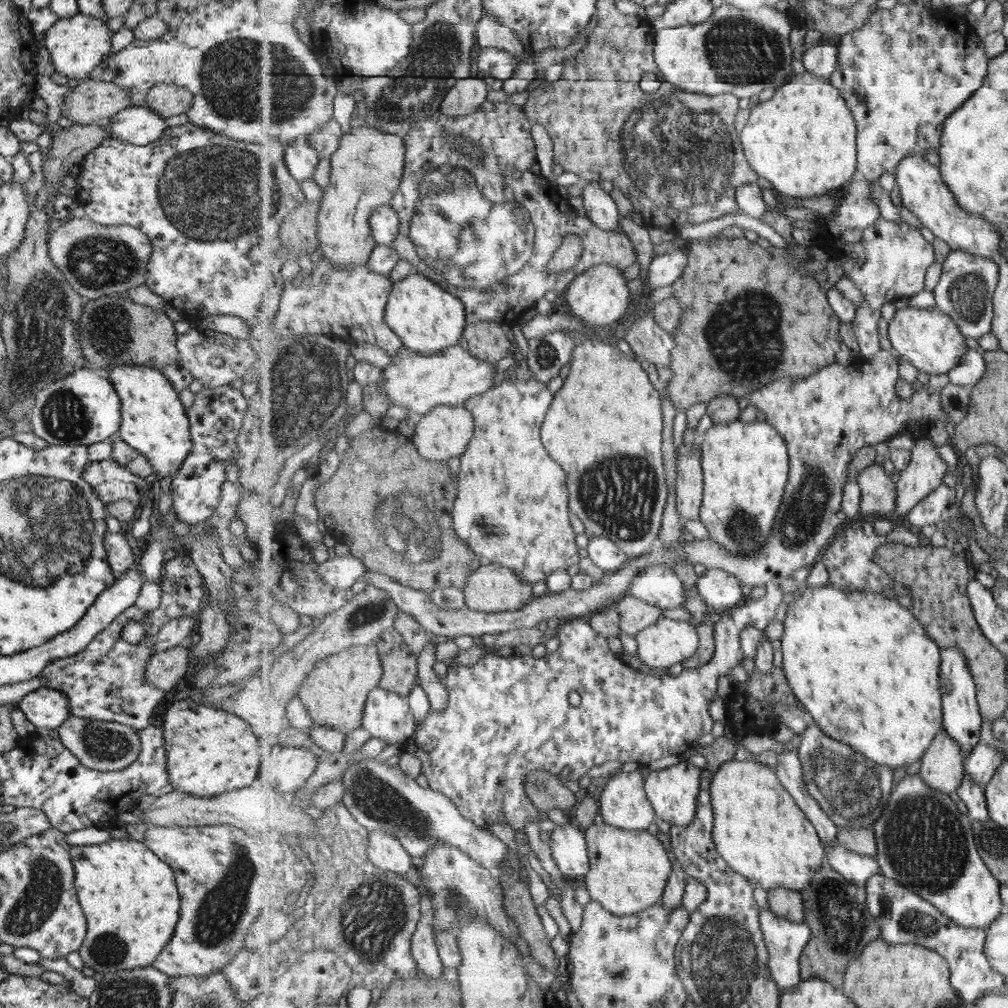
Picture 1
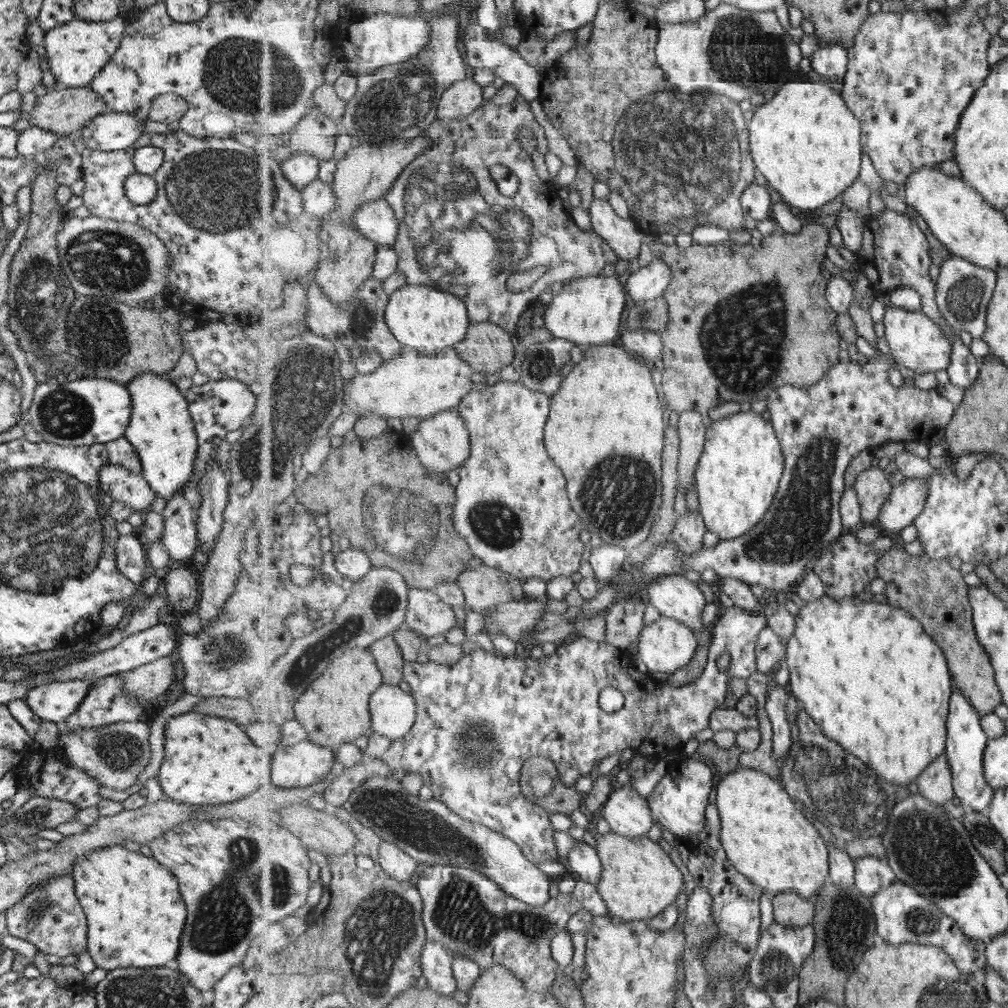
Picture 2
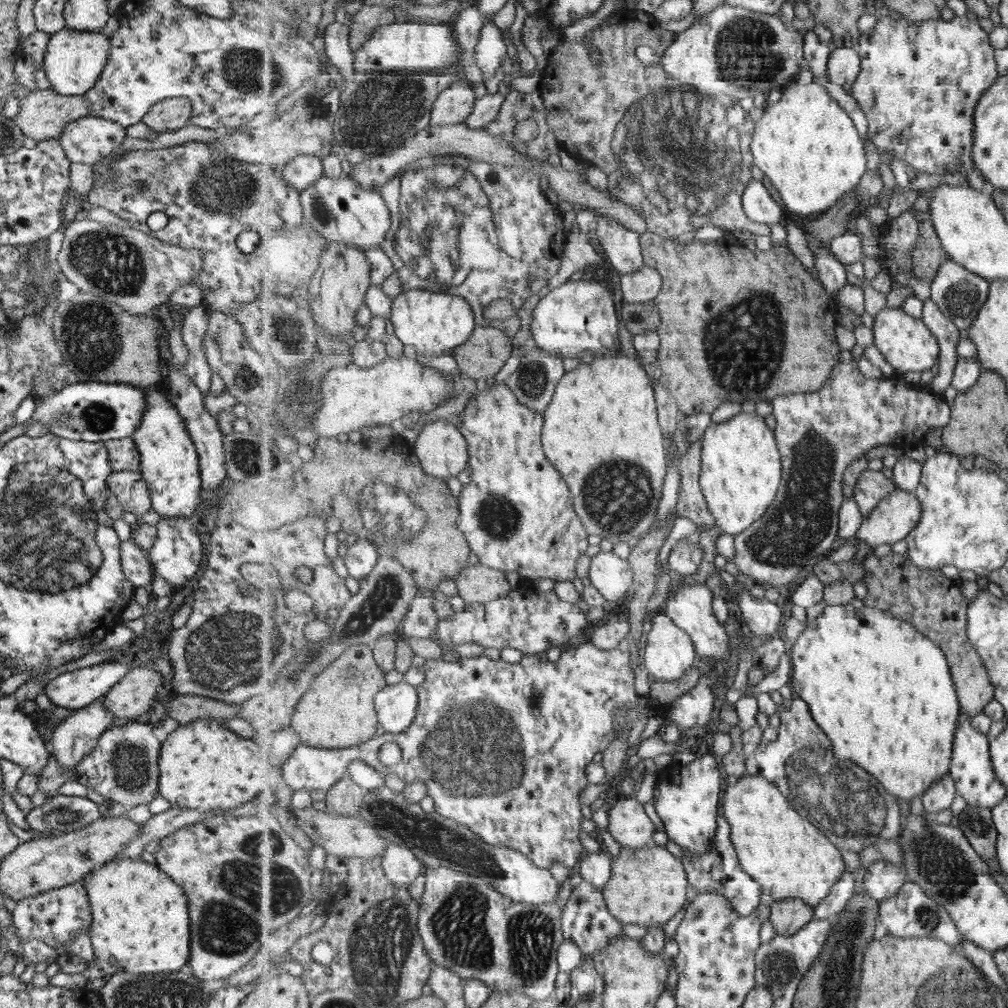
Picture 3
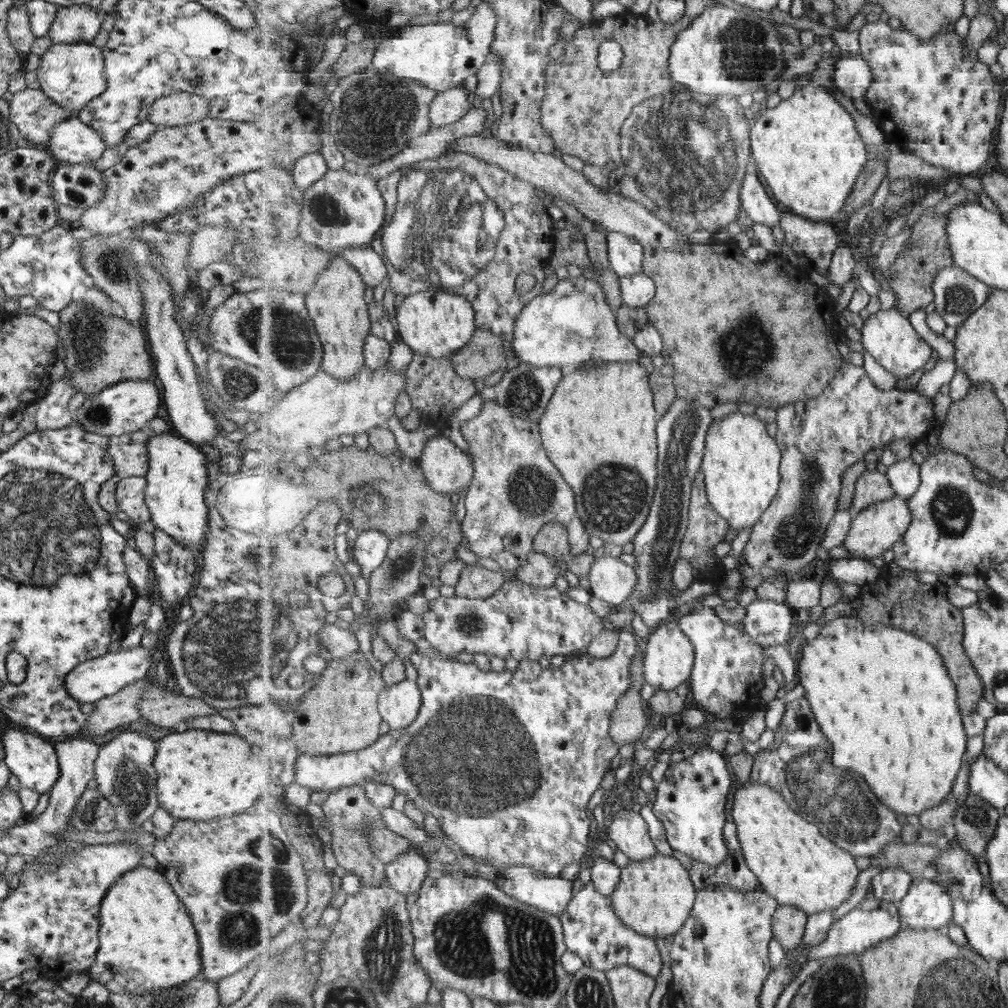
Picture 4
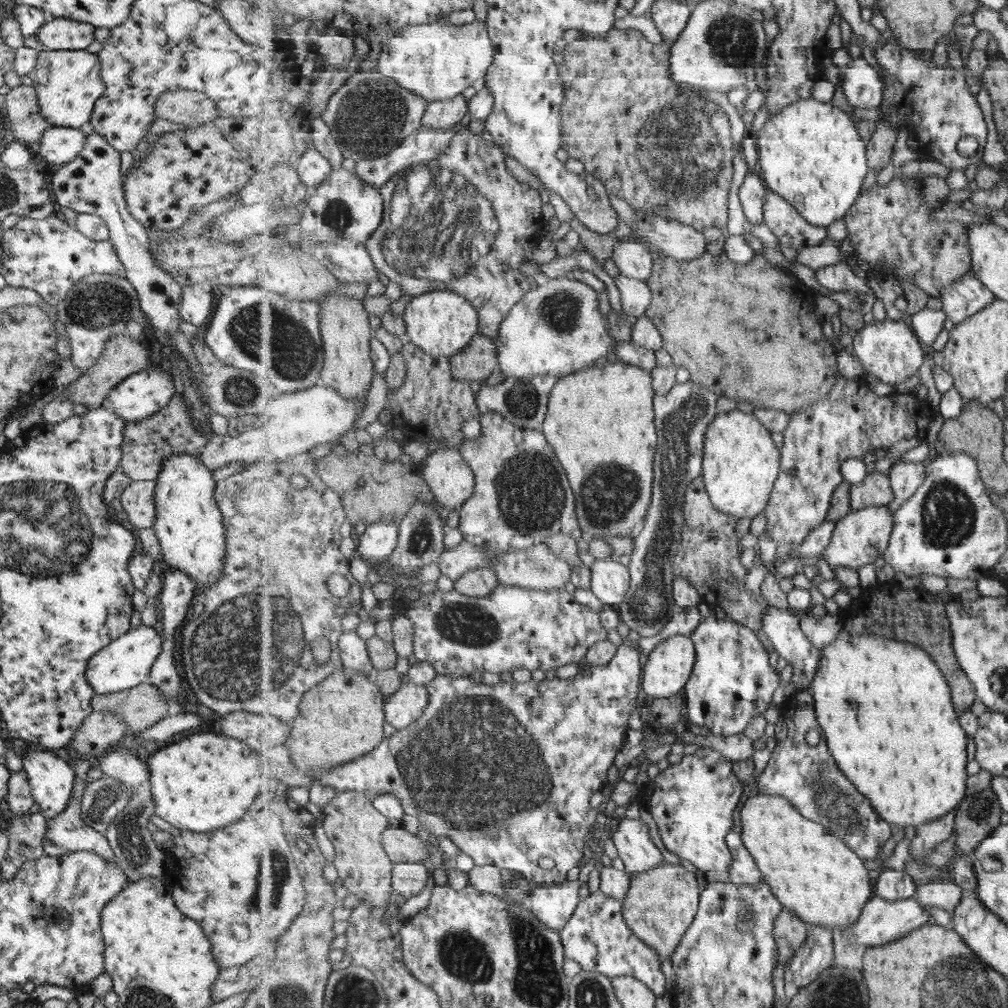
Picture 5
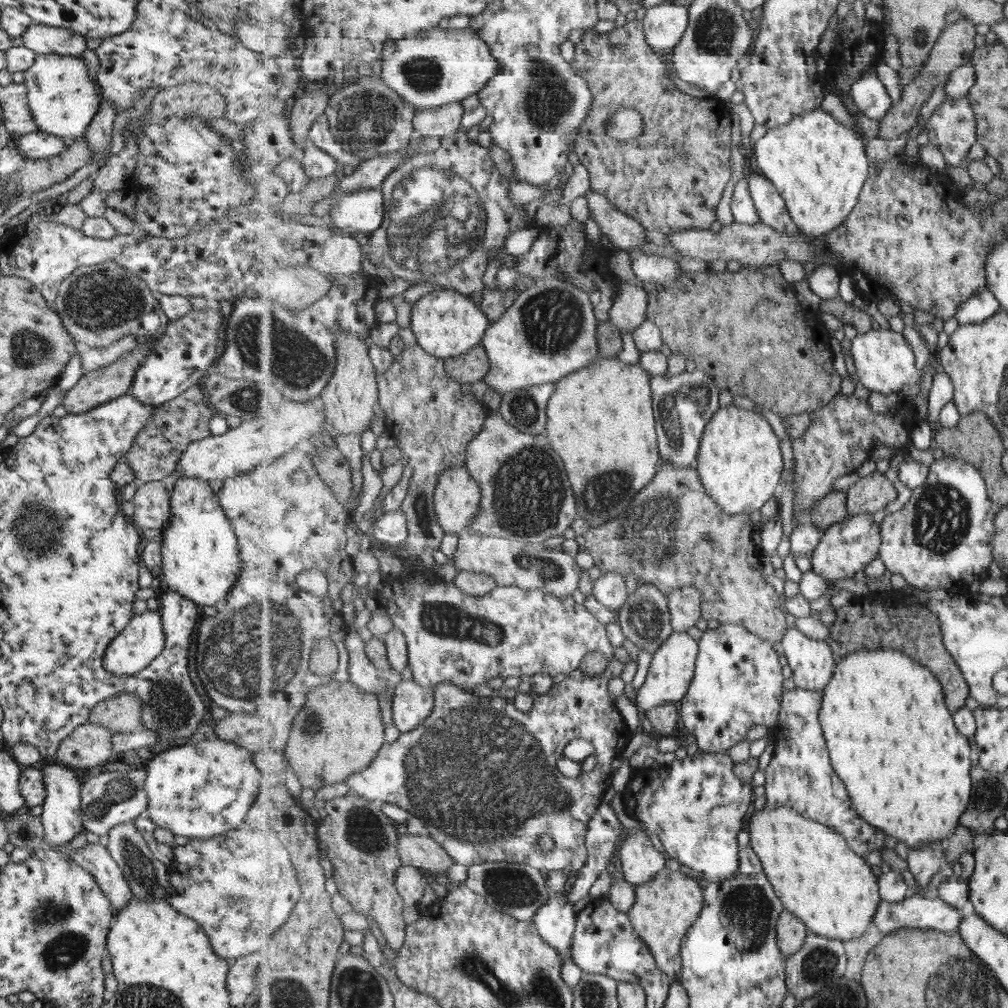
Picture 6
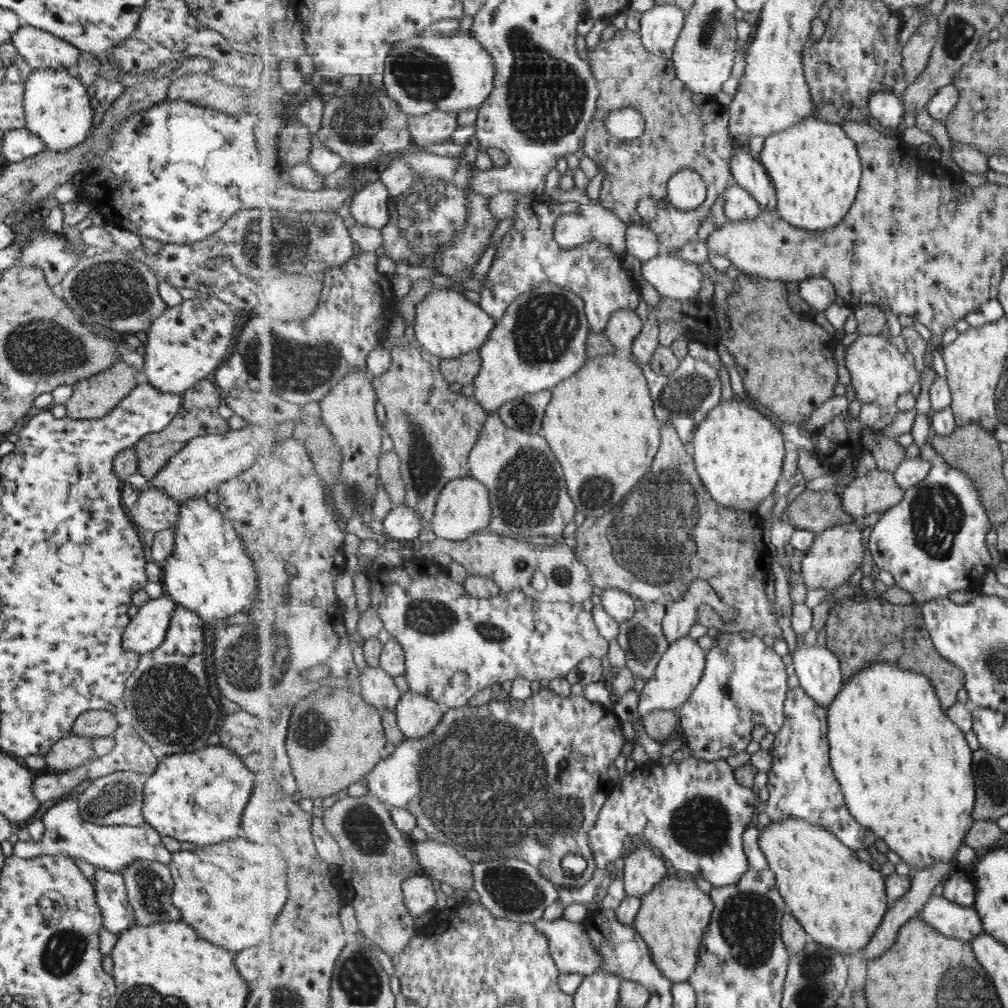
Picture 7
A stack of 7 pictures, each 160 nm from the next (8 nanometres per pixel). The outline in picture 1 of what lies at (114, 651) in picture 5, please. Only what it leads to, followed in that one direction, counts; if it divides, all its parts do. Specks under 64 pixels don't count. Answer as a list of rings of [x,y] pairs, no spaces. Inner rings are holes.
[[[39,687],[28,692],[15,704],[27,721],[37,728],[56,730],[69,716],[70,708],[66,696],[52,688]]]

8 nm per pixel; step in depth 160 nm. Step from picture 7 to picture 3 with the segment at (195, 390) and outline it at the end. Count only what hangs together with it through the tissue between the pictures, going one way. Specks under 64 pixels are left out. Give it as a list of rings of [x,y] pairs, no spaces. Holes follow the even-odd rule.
[[[130,437],[106,440],[102,442],[108,454],[108,463],[112,472],[126,470],[140,472],[140,460],[134,442]]]

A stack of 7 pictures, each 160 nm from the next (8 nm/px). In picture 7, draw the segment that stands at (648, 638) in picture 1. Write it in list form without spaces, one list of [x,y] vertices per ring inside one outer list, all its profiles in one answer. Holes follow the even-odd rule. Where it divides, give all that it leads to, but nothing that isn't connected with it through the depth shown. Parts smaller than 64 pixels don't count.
[[[689,636],[673,642],[665,656],[661,658],[660,664],[656,668],[656,676],[645,682],[639,699],[638,723],[643,726],[643,718],[649,716],[655,711],[678,711],[685,702],[692,696],[693,691],[704,676],[704,670],[707,666],[708,654]]]

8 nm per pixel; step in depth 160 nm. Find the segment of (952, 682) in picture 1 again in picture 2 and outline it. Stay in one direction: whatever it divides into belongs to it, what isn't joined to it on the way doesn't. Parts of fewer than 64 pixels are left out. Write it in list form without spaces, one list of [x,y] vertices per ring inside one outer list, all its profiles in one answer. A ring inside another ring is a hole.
[[[953,679],[952,708],[948,717],[948,742],[946,753],[953,775],[956,796],[965,809],[986,812],[992,804],[995,789],[987,782],[984,775],[984,752],[991,740],[984,731],[981,719],[975,707],[969,702],[963,691]]]

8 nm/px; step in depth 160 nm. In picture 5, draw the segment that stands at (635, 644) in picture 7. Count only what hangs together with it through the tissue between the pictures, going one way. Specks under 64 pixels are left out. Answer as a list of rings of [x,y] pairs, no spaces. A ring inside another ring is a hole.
[[[692,381],[676,384],[667,396],[657,394],[655,410],[659,448],[656,450],[657,464],[654,465],[654,493],[647,516],[634,538],[635,546],[629,563],[631,589],[623,603],[617,606],[622,622],[641,637],[660,635],[675,614],[675,558],[680,552],[686,526],[686,492],[691,482],[702,476],[706,431],[722,413],[717,409],[718,395]]]

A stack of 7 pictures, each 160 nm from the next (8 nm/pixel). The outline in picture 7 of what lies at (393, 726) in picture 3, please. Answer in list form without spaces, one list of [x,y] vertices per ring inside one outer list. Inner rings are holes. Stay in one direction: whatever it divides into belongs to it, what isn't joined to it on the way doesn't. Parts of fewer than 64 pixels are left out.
[[[408,690],[402,693],[399,699],[396,716],[397,723],[406,737],[420,739],[441,724],[445,708],[431,697]]]

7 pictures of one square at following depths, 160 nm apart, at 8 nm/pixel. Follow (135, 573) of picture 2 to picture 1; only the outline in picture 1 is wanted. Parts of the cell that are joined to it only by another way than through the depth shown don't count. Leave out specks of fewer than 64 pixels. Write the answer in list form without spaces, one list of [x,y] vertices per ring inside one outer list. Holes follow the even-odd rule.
[[[107,532],[102,543],[110,570],[116,577],[120,577],[123,572],[137,567],[133,562],[135,560],[133,547],[125,541],[123,533],[119,535],[119,533]]]

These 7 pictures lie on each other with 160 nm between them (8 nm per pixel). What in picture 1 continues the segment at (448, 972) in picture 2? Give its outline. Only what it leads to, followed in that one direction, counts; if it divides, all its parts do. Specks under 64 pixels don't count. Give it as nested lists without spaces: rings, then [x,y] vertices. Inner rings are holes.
[[[421,923],[413,937],[413,956],[418,969],[431,978],[442,978],[443,962],[439,958],[439,948],[435,942],[433,927]]]

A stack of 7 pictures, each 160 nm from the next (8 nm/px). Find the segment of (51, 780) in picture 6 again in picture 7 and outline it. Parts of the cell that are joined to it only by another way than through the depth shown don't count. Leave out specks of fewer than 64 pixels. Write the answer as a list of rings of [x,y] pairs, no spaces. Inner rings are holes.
[[[63,797],[42,814],[43,835],[40,840],[25,842],[13,839],[11,852],[16,858],[26,860],[35,856],[63,856],[75,862],[76,859],[92,864],[98,869],[121,873],[122,868],[135,860],[151,860],[166,865],[170,862],[170,852],[159,841],[159,834],[149,825],[101,826],[85,822],[78,815],[77,799]]]

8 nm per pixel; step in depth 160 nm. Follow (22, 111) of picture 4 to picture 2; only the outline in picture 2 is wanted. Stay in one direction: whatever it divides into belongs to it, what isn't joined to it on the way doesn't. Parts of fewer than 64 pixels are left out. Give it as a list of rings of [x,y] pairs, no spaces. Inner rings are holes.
[[[88,87],[65,88],[65,90],[53,90],[45,92],[43,96],[35,98],[31,112],[27,114],[27,123],[30,126],[37,126],[41,130],[49,130],[57,136],[73,136],[81,127],[95,116],[103,115],[105,106],[99,100],[97,94],[93,93]]]

